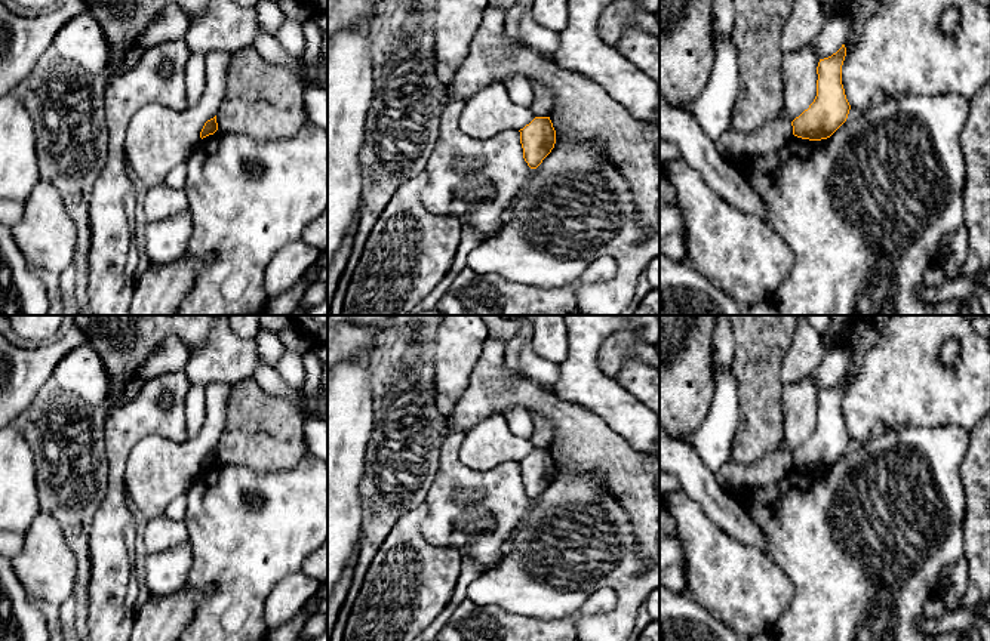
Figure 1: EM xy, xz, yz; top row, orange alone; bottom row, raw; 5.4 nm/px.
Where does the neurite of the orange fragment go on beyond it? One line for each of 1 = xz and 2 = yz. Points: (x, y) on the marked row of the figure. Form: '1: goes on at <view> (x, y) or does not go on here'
1: does not go on here
2: does not go on here

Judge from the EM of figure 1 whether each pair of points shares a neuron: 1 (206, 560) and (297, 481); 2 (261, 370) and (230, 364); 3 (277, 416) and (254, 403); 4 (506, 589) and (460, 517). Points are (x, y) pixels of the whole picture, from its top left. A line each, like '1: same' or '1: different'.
1: same
2: different
3: same
4: different

